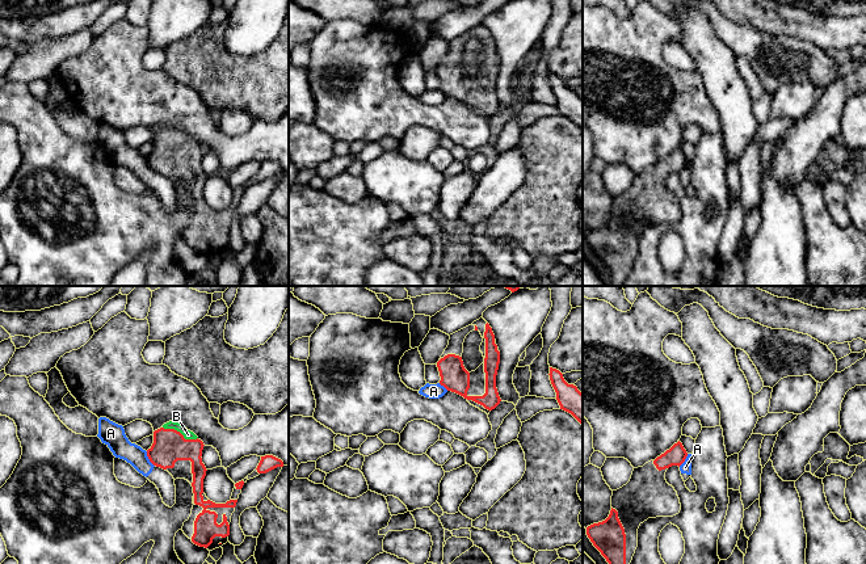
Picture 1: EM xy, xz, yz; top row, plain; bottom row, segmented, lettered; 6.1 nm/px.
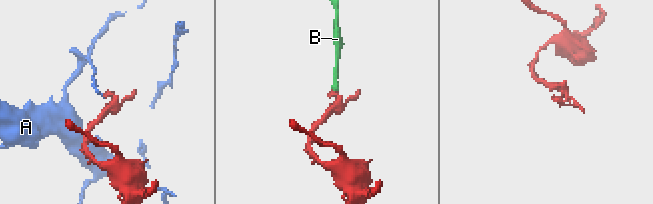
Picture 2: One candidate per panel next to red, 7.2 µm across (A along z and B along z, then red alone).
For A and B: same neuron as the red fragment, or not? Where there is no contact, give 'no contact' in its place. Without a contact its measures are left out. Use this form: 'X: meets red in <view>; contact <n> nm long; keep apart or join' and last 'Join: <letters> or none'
A: meets red in xy; contact 110 nm long; keep apart
B: meets red in xy; contact 220 nm long; join
Join: B

